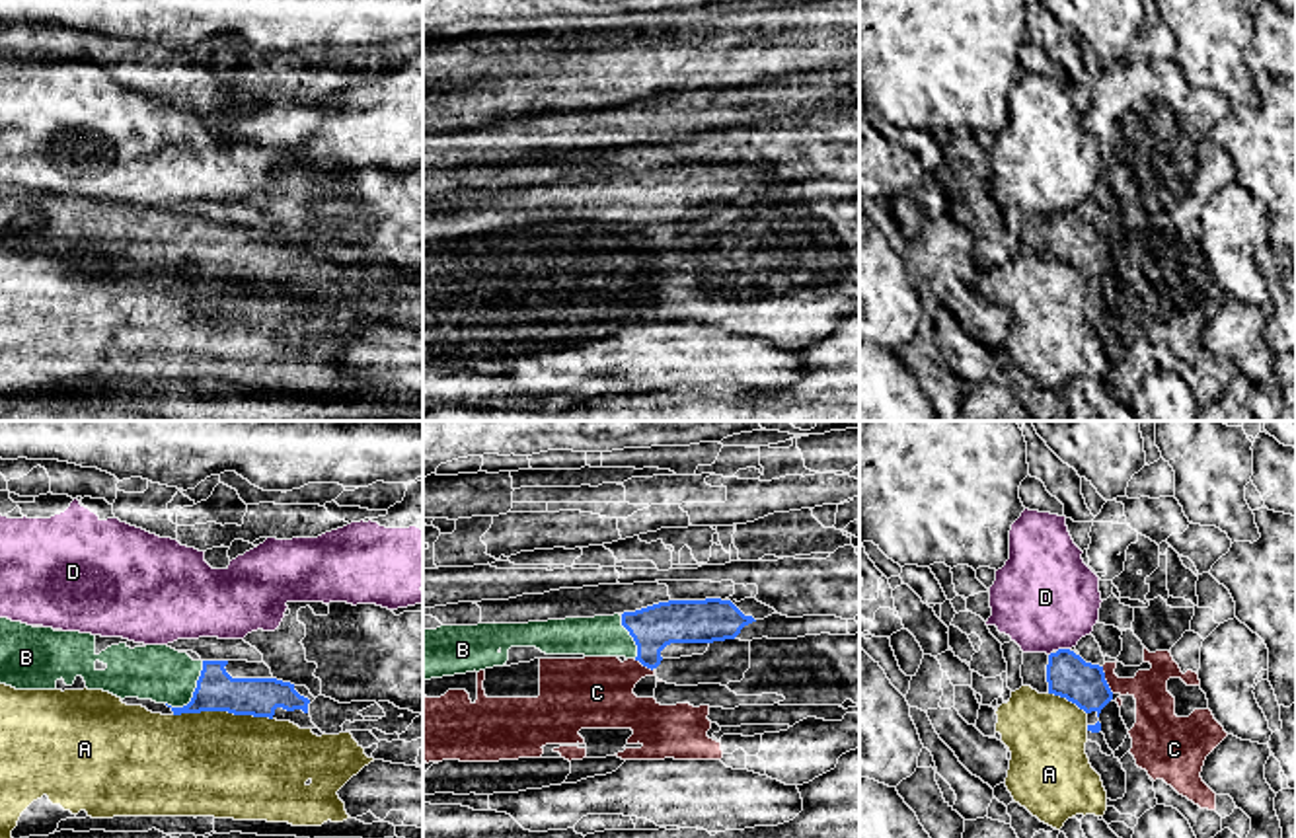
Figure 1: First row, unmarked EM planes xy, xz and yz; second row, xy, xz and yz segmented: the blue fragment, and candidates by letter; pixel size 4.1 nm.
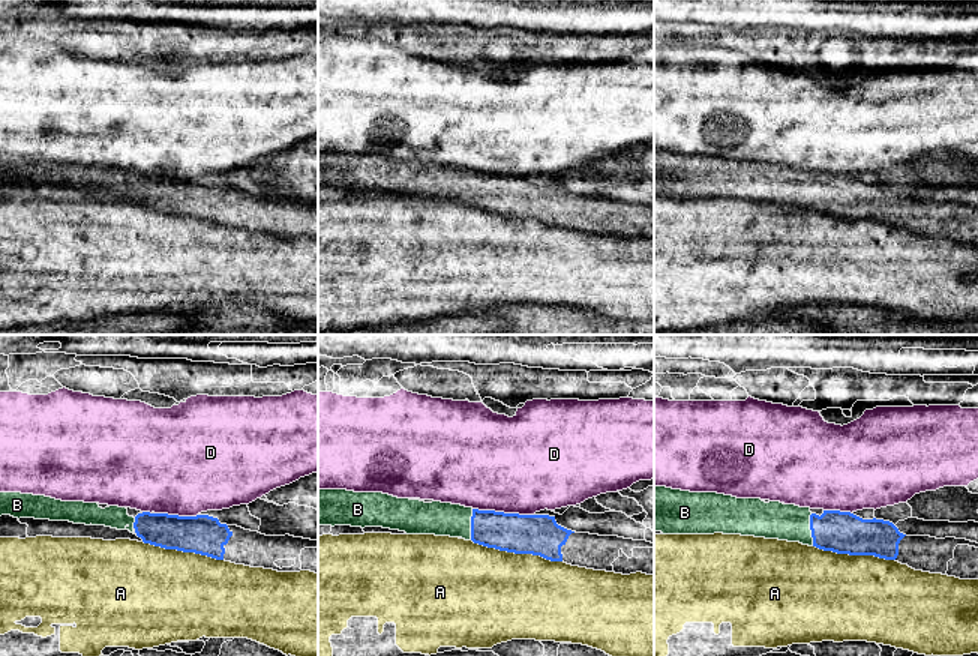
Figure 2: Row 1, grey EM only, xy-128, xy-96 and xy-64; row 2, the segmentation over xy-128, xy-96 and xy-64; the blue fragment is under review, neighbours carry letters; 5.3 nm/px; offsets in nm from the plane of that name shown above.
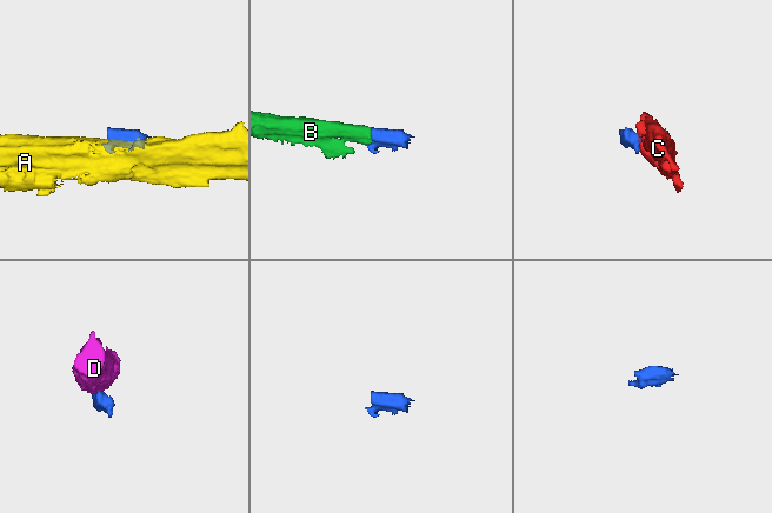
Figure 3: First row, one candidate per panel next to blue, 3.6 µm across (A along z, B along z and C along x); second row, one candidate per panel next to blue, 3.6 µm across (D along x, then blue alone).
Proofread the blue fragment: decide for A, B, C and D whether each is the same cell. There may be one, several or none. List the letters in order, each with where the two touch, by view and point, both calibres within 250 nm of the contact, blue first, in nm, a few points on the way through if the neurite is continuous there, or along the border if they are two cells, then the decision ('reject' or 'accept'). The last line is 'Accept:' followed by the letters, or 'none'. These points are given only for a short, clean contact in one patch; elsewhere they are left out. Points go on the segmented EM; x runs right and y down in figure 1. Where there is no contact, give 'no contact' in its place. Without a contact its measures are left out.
A: xy (223, 710) | 170/440 nm | reject
B: xy (193, 692) | 170/240 nm | across xy (217, 690), (193, 692), (158, 673) | accept
C: yz (1105, 681) | 180/160 nm | along yz (1102, 667), (1104, 679), (1113, 692) | reject
D: yz (1063, 649) | 180/440 nm | along yz (1068, 647), (1057, 651) | reject
Accept: B

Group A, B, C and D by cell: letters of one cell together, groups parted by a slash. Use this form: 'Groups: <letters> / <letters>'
Groups: A / B / C / D

